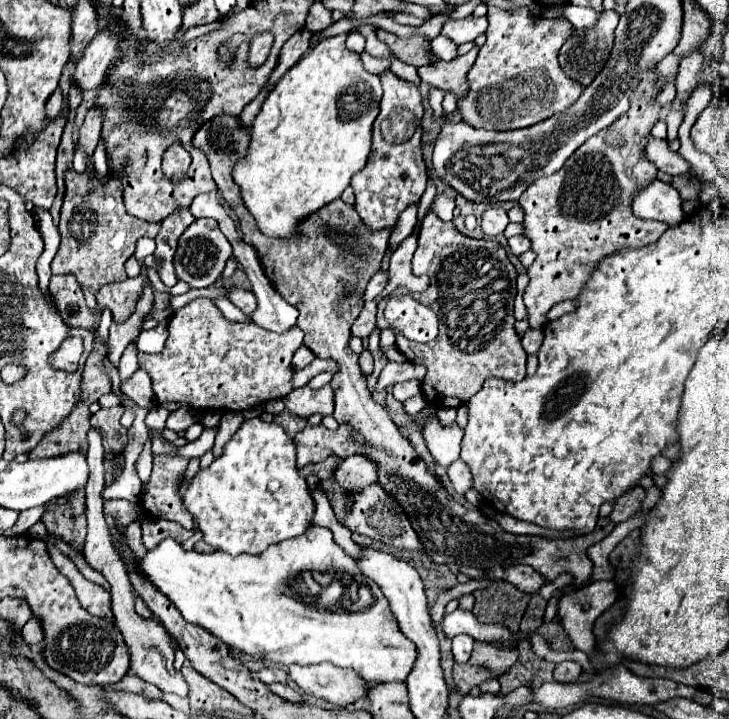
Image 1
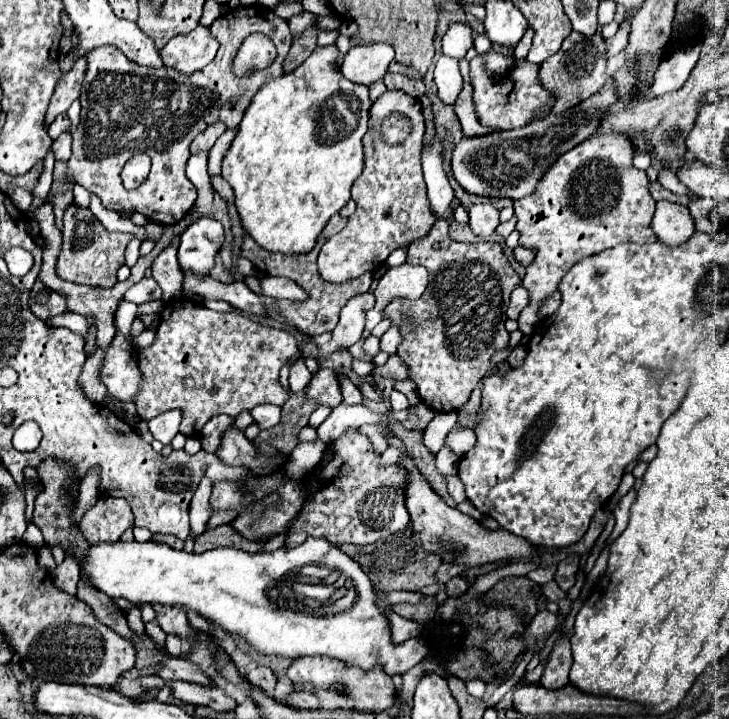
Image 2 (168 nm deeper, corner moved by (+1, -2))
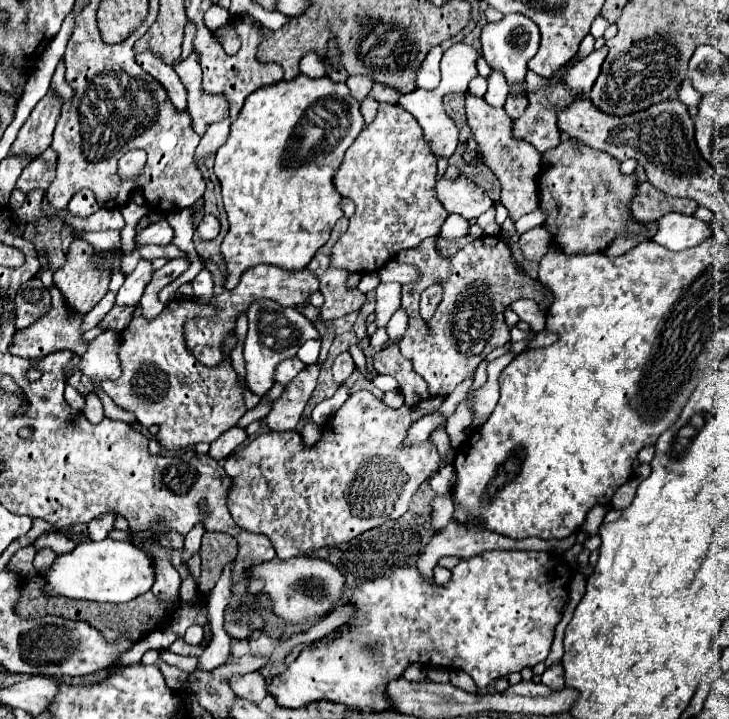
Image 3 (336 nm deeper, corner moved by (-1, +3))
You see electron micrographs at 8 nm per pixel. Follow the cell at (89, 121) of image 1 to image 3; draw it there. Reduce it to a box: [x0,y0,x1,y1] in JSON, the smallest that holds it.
[68,189,100,217]

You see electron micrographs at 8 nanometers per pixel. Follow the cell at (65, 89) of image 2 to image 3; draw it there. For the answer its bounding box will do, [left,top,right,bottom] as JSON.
[10,91,62,159]

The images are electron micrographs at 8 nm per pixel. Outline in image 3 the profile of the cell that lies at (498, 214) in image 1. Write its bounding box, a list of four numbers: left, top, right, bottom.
[434,175,492,219]

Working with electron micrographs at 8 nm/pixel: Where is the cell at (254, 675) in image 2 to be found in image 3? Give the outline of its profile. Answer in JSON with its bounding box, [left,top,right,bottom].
[228,673,266,703]

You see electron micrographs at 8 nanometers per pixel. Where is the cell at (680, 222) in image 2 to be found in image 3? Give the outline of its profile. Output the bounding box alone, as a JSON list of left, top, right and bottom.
[654,213,712,251]

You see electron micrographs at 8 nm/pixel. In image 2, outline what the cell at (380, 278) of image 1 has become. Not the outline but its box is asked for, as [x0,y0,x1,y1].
[320,292,374,358]

